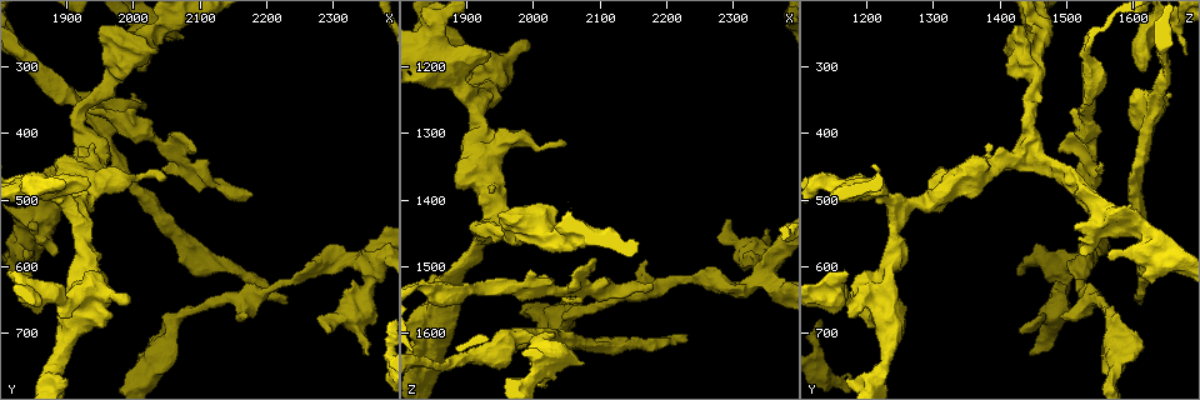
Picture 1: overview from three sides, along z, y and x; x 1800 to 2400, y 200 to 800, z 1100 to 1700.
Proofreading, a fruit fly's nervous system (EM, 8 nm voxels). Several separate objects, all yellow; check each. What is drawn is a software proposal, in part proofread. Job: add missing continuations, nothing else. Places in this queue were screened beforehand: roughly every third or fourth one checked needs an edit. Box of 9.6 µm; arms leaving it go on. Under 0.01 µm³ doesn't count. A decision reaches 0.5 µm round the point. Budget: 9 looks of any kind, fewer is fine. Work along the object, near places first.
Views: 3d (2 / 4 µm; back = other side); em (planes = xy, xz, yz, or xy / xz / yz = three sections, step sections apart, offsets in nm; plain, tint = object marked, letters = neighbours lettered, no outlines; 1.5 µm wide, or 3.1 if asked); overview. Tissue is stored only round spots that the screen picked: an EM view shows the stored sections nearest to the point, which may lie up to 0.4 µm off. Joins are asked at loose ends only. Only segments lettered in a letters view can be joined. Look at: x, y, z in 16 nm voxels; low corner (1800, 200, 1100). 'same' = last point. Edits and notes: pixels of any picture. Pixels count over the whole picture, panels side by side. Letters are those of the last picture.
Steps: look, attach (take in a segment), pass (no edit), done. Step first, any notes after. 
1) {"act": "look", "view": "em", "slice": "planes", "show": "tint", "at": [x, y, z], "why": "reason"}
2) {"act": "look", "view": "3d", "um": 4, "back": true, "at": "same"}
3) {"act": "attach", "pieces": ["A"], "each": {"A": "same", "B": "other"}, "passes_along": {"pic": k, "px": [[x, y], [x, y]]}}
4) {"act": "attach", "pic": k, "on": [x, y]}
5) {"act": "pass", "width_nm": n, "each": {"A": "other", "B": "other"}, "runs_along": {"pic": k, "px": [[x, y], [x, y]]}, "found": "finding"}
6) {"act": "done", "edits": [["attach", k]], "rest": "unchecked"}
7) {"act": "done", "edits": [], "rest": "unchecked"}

{"act": "look", "view": "3d", "um": 4, "at": [1855, 545, 1515], "why": "stops while still wide"}

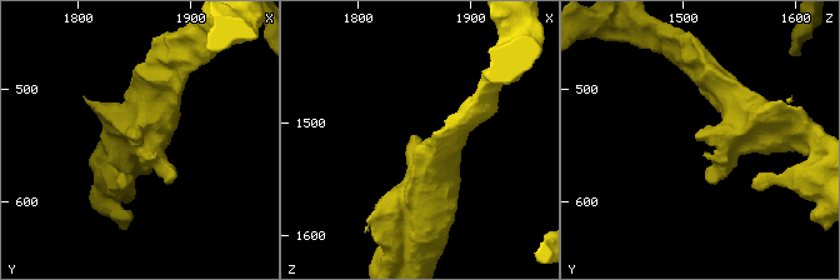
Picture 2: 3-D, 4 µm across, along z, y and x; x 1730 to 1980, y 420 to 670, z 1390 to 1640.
{"act": "look", "view": "em", "slice": "planes", "show": "letters", "at": [1852, 542, 1510]}

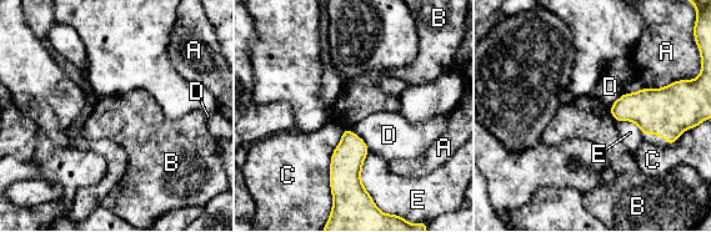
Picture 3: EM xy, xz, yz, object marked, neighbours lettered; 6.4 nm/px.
{"act": "pass", "each": {"A": "other", "B": "other", "C": "other", "D": "other", "E": "other"}, "border": {"pic": 3, "px": [[609, 106], [615, 121]]}, "found": "no lettered segment goes on from it"}

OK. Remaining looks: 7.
{"act": "look", "view": "3d", "um": 2, "at": [2000, 345, 1655], "why": "branch stops here"}

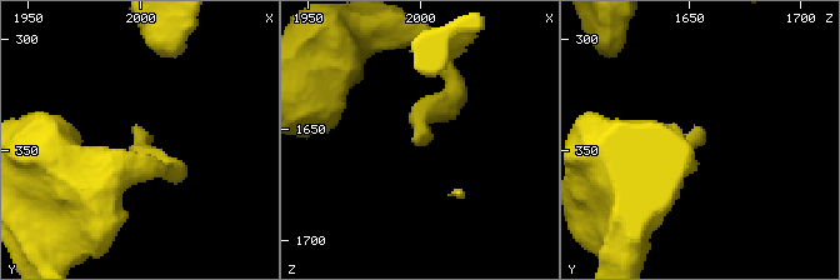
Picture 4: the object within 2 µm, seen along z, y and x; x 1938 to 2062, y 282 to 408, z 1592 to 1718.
{"act": "look", "view": "em", "slice": "yz", "step": 4, "show": "letters", "at": [1997, 341, 1656]}

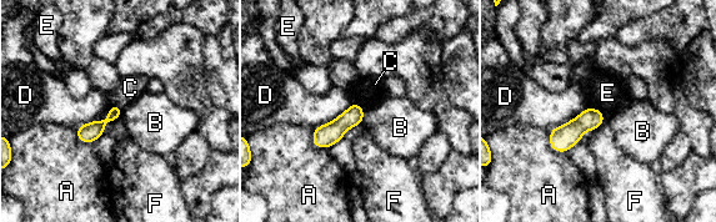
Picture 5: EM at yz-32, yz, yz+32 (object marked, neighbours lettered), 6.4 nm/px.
{"act": "look", "view": "em", "slice": "planes", "show": "letters", "at": "same", "why": "cut it another way"}

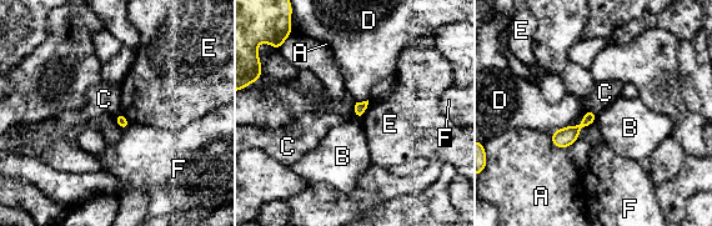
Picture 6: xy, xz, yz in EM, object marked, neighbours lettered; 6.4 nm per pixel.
{"act": "pass", "each": {"A": "other", "B": "other", "C": "other", "D": "other", "E": "other", "F": "other"}, "border": {"pic": 6, "px": [[586, 109], [597, 115]]}, "found": "none of them fits"}

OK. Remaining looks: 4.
{"act": "look", "view": "em", "slice": "planes", "show": "letters", "at": [2170, 675, 1495]}

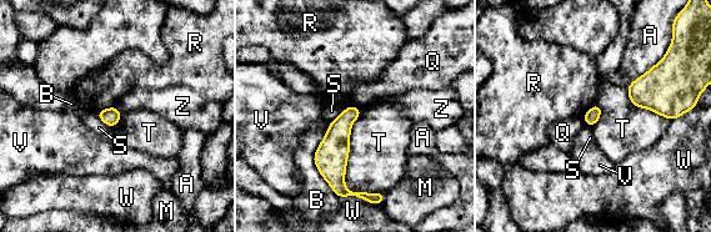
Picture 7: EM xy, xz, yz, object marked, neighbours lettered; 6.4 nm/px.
{"act": "pass", "longest_contact_nm": ["T", 550], "each": {"A": "other", "B": "other", "M": "other", "Q": "other", "R": "other", "S": "other", "T": "other", "V": "other", "W": "other", "Z": "other"}, "found": "no lettered segment goes on from it"}

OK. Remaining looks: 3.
{"act": "look", "view": "3d", "um": 4, "at": [2290, 695, 1425], "why": "branch stops here"}

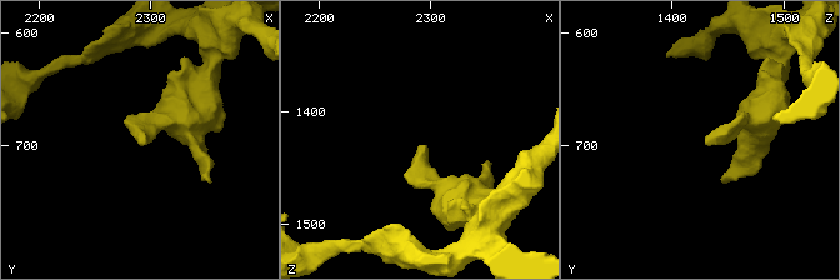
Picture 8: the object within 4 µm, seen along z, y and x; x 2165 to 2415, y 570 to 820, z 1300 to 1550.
{"act": "look", "view": "em", "slice": "xz", "step": 4, "show": "letters", "at": [2292, 696, 1428]}

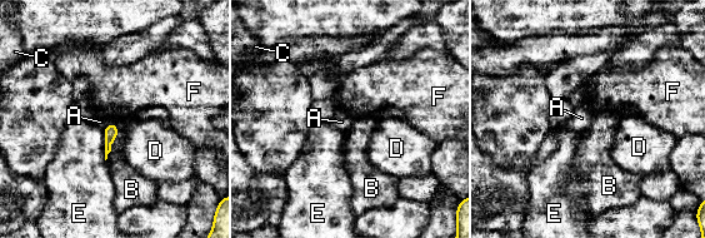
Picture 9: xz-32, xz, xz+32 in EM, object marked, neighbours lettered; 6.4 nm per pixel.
{"act": "look", "view": "em", "slice": "planes", "show": "letters", "at": "same", "why": "another direction"}

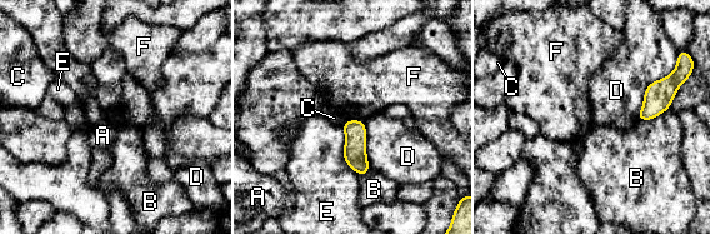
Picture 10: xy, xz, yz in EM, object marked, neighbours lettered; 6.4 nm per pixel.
{"act": "pass", "each": {"A": "other", "B": "other", "C": "other", "D": "other", "E": "other", "F": "other"}, "border": {"pic": 10, "px": [[363, 120], [345, 122]]}, "found": "no lettered segment goes on from it"}

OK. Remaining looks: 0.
{"act": "done", "edits": [], "rest": "unchecked"}

